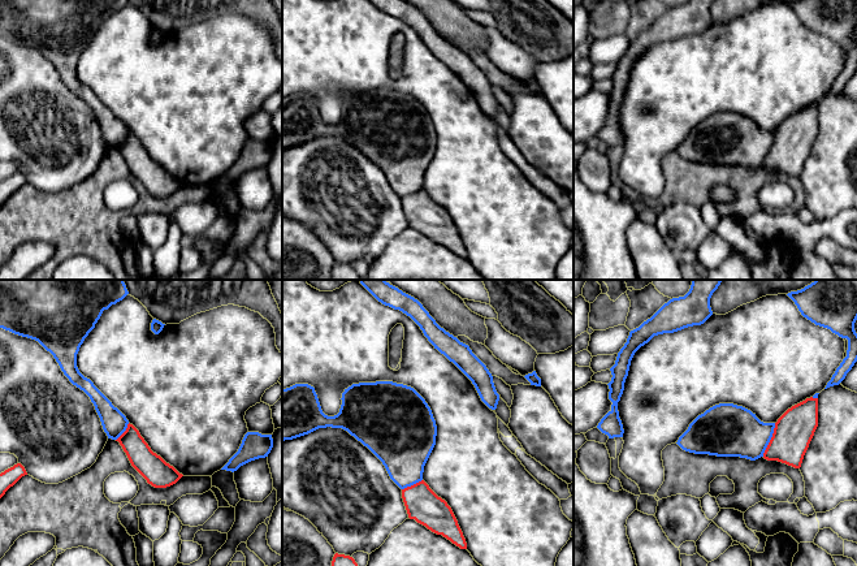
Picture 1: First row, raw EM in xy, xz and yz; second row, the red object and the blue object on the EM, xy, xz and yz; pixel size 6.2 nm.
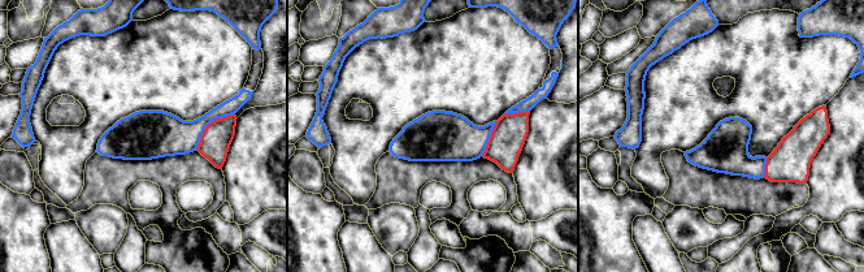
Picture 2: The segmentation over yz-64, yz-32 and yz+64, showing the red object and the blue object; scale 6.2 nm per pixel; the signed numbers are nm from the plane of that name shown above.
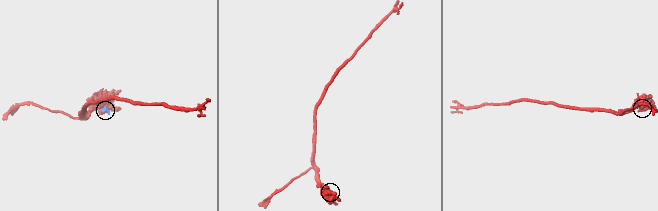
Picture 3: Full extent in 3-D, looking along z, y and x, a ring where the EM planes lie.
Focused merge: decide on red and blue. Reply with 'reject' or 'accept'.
accept

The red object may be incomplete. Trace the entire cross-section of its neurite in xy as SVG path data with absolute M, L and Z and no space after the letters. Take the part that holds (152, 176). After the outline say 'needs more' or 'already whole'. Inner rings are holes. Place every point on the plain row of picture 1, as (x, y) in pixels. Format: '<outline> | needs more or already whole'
M127 133L126 139L116 148L126 161L131 174L155 196L176 193L183 183L153 161L139 139Z | already whole

